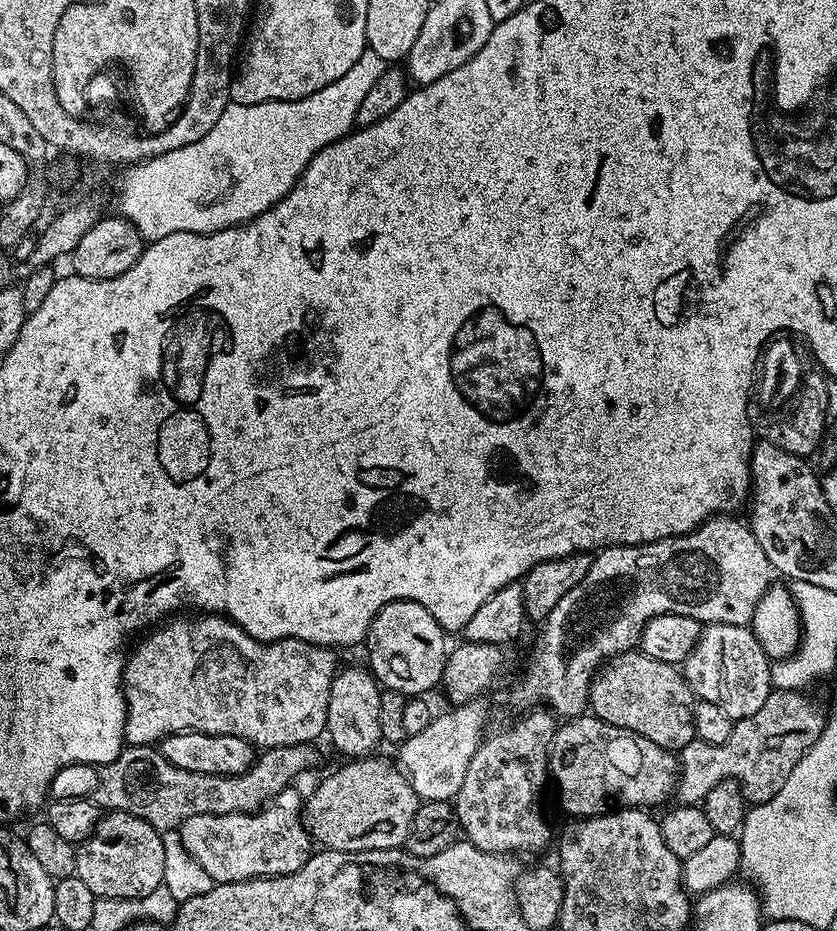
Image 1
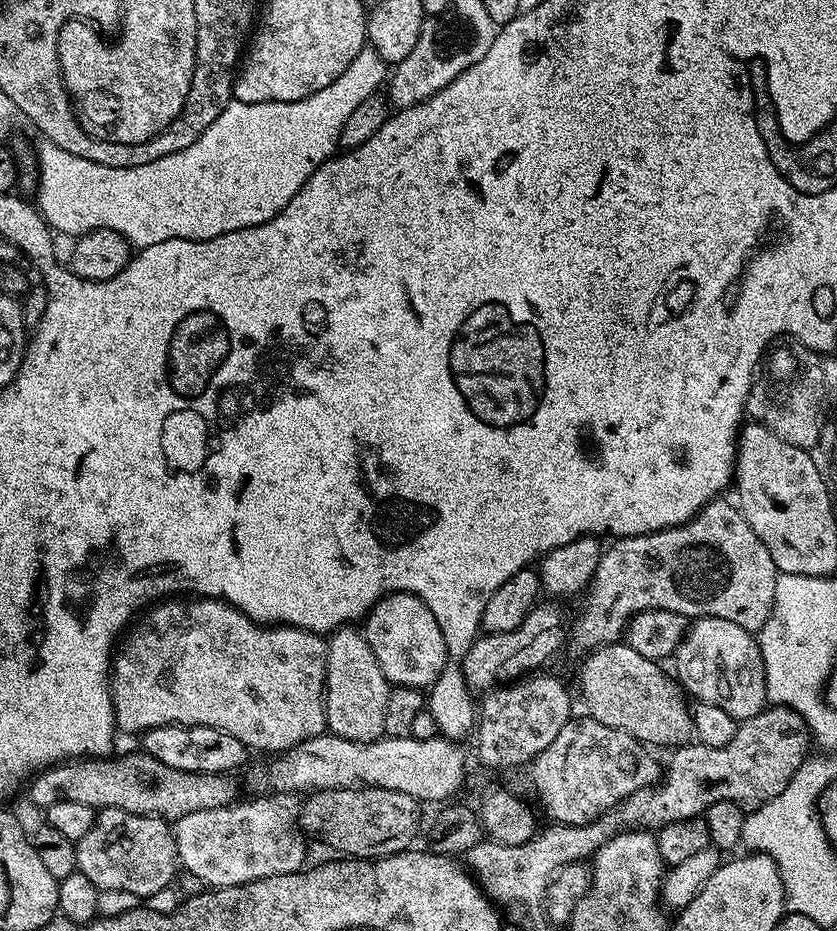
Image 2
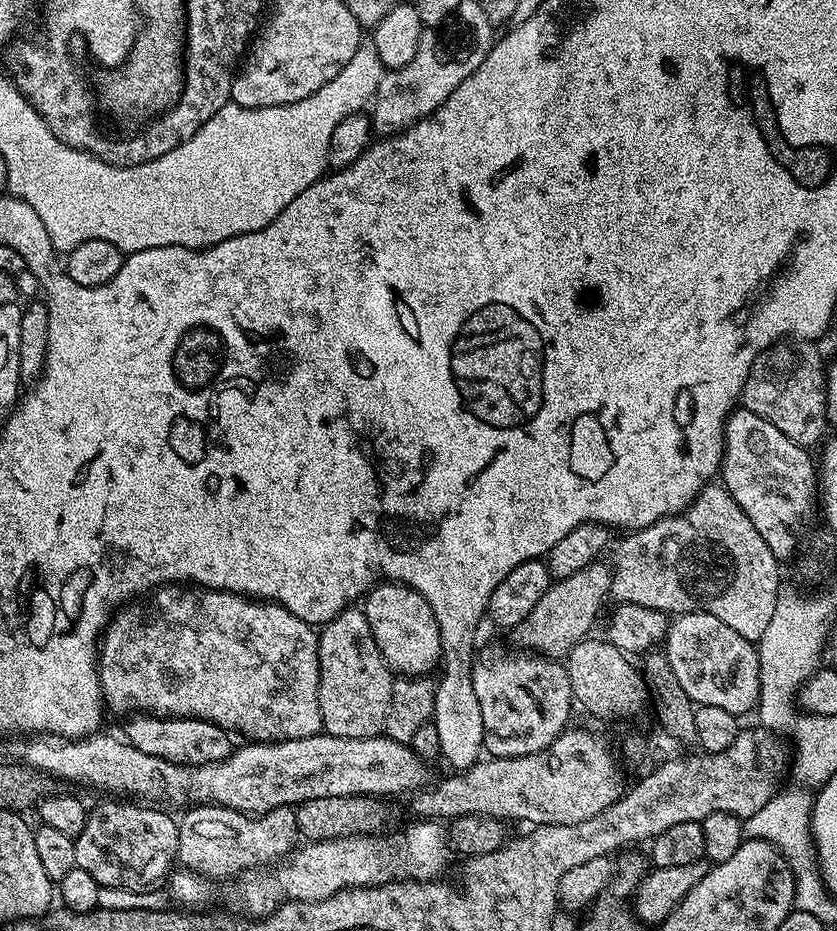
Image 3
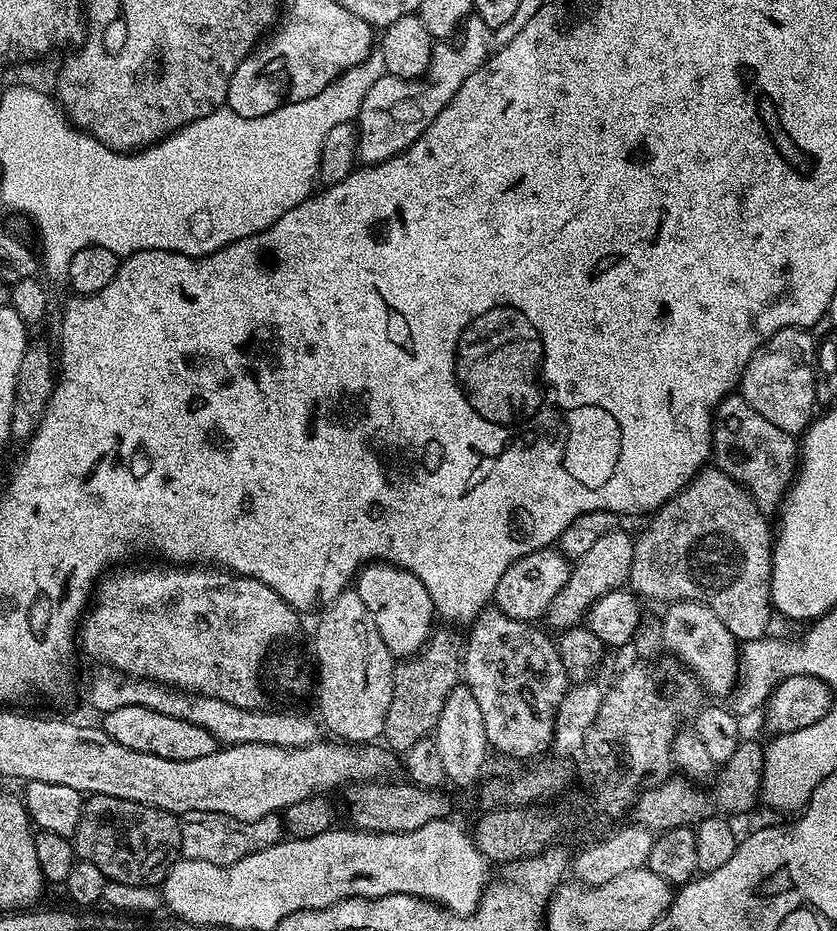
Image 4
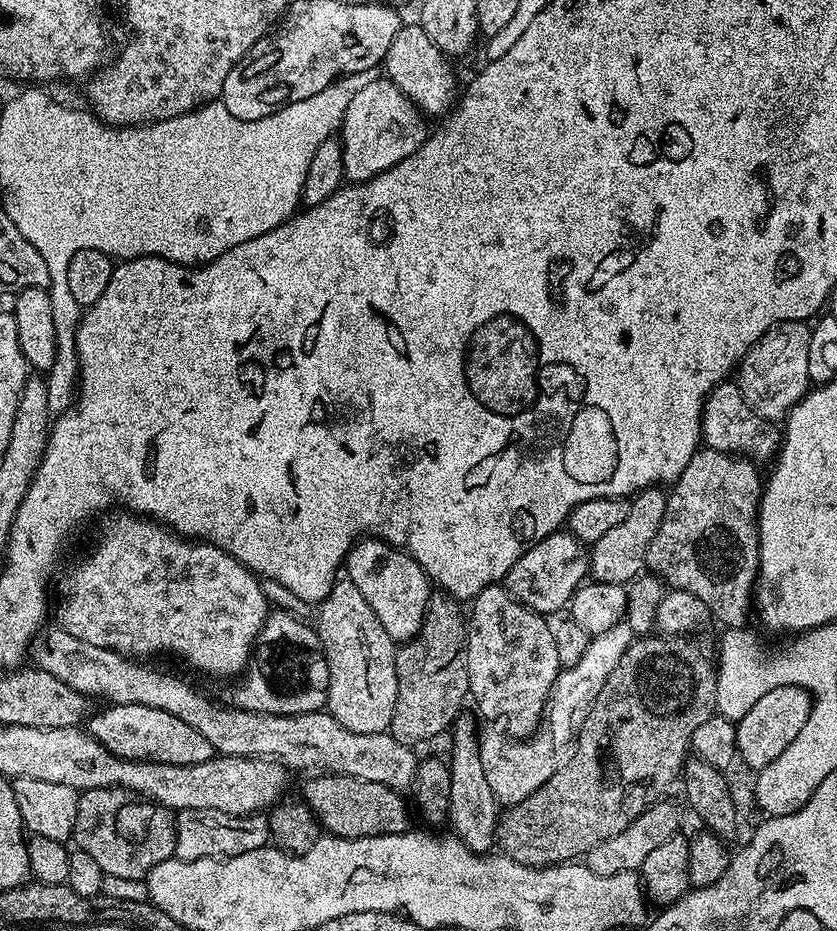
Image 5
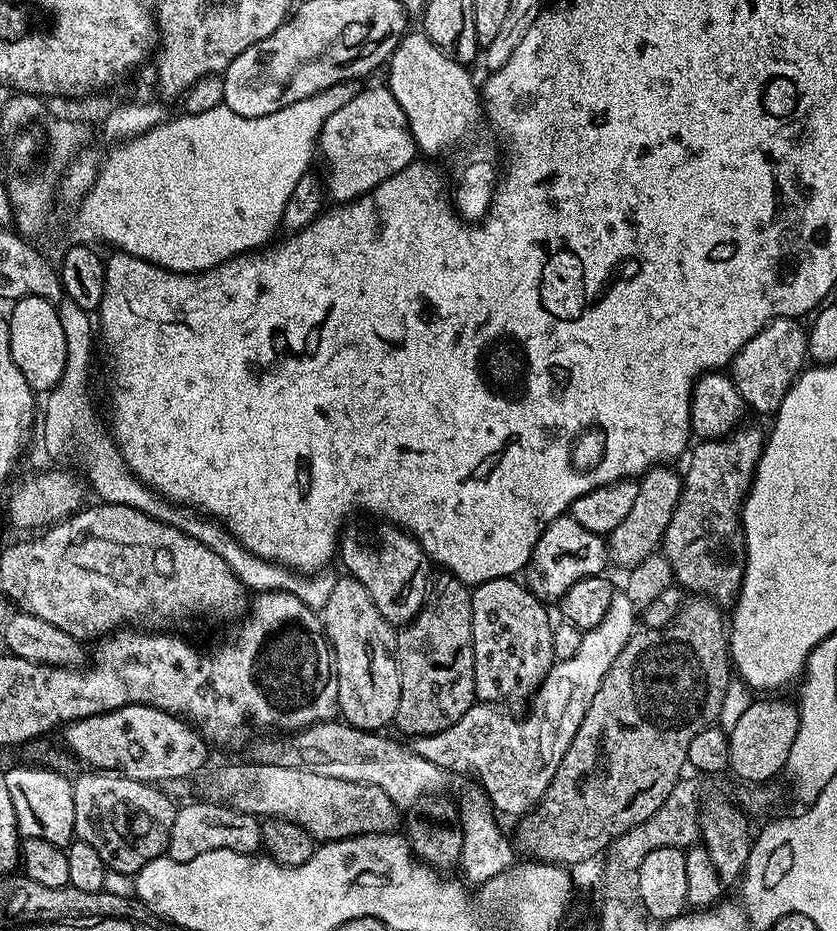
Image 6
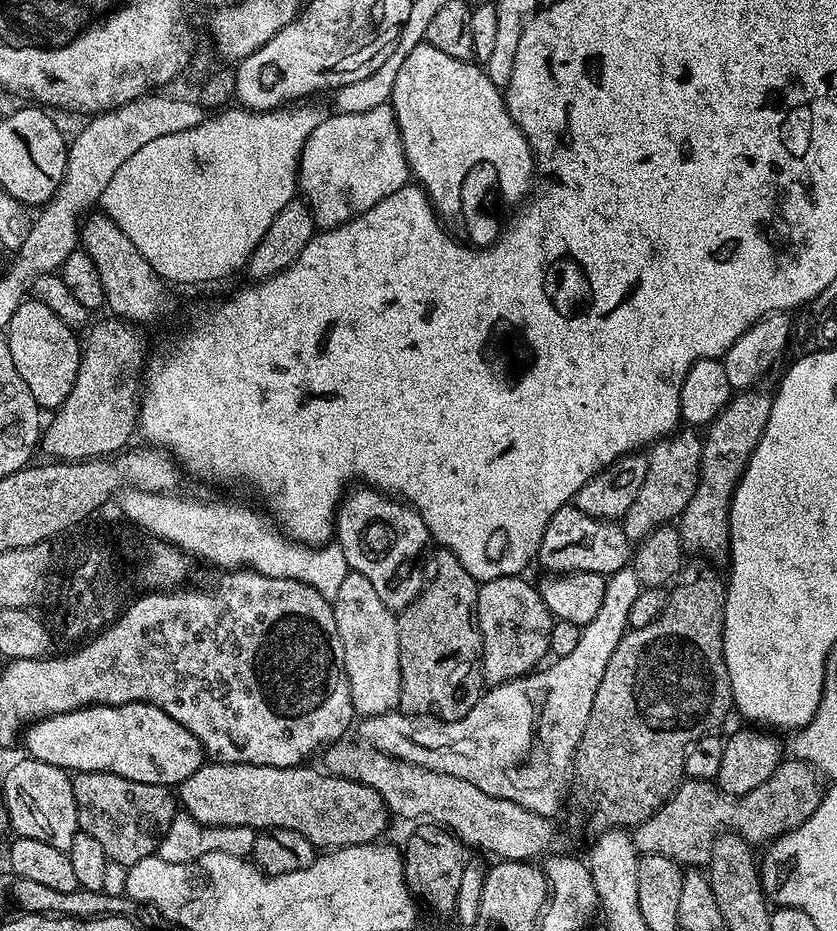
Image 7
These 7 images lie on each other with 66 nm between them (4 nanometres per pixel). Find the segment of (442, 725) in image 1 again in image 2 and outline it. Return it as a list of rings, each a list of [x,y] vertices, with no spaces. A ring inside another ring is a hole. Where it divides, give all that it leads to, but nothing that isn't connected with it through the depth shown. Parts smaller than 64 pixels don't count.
[[[325,734],[323,736],[315,736],[310,738],[306,742],[302,742],[297,748],[290,748],[286,752],[281,752],[264,768],[264,780],[269,784],[273,793],[287,792],[289,794],[301,794],[300,792],[307,793],[309,790],[312,792],[321,792],[322,790],[334,790],[335,788],[359,788],[361,786],[367,786],[369,788],[386,788],[392,790],[398,790],[402,794],[410,794],[418,802],[424,802],[424,800],[440,800],[439,802],[447,801],[460,787],[464,784],[464,752],[460,749],[461,745],[455,740],[449,740],[444,736],[438,734],[434,738],[426,738],[425,740],[415,740],[411,734],[406,736],[390,736],[385,735],[378,740],[372,740],[369,744],[359,744],[358,742],[350,742],[346,738],[341,736],[334,736],[331,734]]]

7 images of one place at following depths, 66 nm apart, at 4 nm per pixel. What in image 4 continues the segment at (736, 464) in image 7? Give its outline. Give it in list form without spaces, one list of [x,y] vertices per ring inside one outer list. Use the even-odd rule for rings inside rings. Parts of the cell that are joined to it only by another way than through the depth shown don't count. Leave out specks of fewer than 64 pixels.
[[[705,466],[677,496],[671,496],[661,508],[657,508],[649,520],[652,521],[649,522],[648,529],[640,537],[637,535],[634,540],[634,562],[630,566],[630,574],[628,575],[628,584],[631,591],[645,601],[647,601],[646,599],[664,600],[663,602],[689,600],[690,602],[705,604],[707,608],[714,610],[714,614],[718,614],[718,618],[722,618],[722,626],[726,626],[726,630],[730,630],[730,634],[735,636],[737,641],[747,642],[749,640],[765,639],[767,632],[764,631],[767,630],[772,616],[774,617],[772,606],[772,546],[774,532],[771,527],[768,529],[768,524],[764,521],[767,520],[765,515],[761,512],[759,506],[752,501],[743,484],[739,484],[737,480],[727,476],[720,468]]]

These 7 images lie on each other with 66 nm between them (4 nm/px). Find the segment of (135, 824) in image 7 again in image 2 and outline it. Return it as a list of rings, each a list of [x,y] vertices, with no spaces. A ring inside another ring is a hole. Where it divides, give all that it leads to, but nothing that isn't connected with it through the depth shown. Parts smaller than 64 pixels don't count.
[[[101,808],[97,811],[94,826],[90,826],[86,838],[75,841],[75,846],[77,869],[86,874],[86,878],[90,878],[90,882],[94,882],[100,891],[120,890],[137,898],[156,896],[175,878],[176,868],[178,872],[176,837],[169,821],[160,816],[143,816],[117,808]]]

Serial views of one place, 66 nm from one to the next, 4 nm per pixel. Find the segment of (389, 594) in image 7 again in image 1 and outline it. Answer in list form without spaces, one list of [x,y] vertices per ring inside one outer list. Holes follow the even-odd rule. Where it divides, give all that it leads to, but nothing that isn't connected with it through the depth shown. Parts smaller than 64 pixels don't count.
[[[395,600],[382,610],[370,622],[368,634],[366,637],[366,649],[368,648],[367,667],[373,676],[376,677],[376,683],[387,690],[398,690],[405,698],[413,696],[424,696],[432,687],[439,685],[444,678],[444,671],[450,659],[450,640],[449,633],[444,631],[443,626],[422,606],[413,600]]]

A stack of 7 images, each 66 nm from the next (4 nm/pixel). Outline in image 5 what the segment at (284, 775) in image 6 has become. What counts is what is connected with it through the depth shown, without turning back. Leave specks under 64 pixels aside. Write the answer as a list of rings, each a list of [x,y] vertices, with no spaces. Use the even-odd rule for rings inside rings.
[[[316,774],[313,780],[304,784],[303,803],[316,819],[327,835],[342,838],[374,838],[386,834],[402,834],[409,831],[408,804],[401,793],[390,786],[382,786],[382,782],[370,782],[353,776],[335,774]]]

